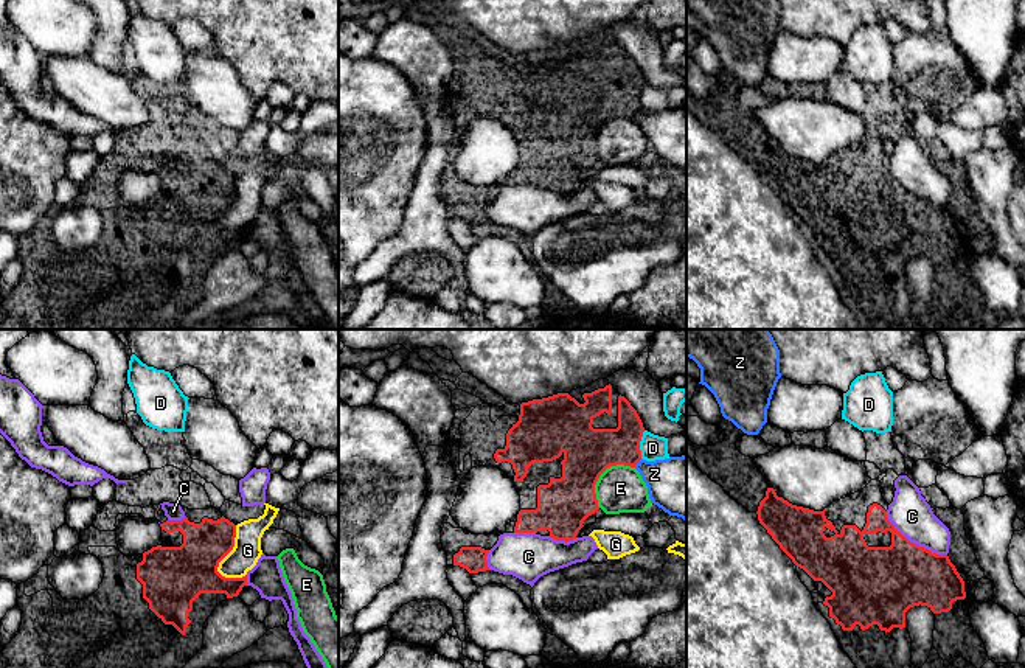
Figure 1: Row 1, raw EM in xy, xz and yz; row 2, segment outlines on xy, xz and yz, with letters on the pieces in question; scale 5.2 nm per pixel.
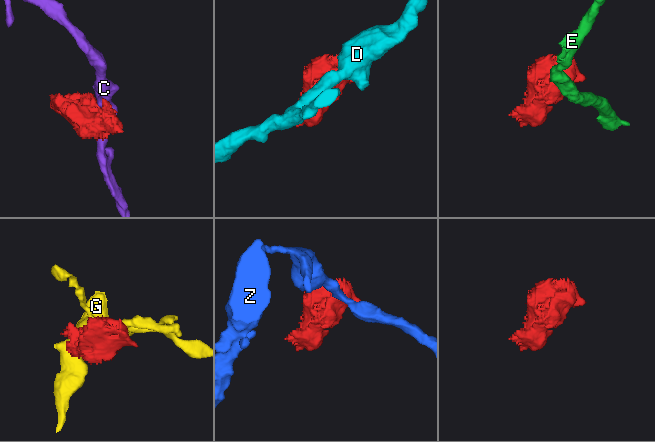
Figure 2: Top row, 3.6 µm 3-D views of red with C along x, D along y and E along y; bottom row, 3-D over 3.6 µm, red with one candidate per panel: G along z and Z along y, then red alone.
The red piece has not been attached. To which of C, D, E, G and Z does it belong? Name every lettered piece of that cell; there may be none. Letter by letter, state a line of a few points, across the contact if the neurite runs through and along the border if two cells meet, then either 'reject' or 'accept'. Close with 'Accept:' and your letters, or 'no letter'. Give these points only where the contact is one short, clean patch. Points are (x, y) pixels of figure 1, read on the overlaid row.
C: reject
D: line xz (645, 431), (640, 440), (640, 457); reject
E: reject
G: reject
Z: line xz (642, 459), (634, 466); reject
Accept: no letter

